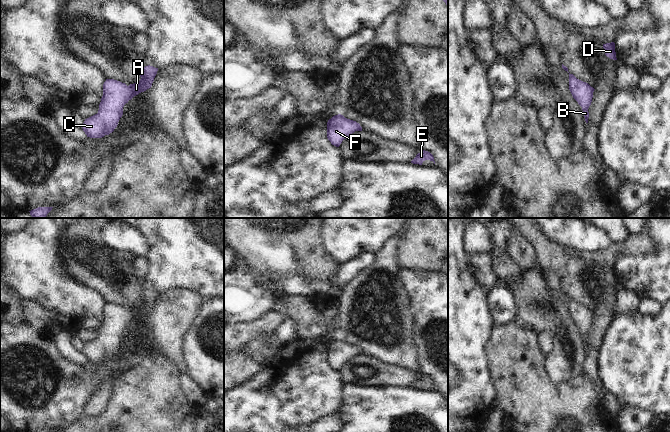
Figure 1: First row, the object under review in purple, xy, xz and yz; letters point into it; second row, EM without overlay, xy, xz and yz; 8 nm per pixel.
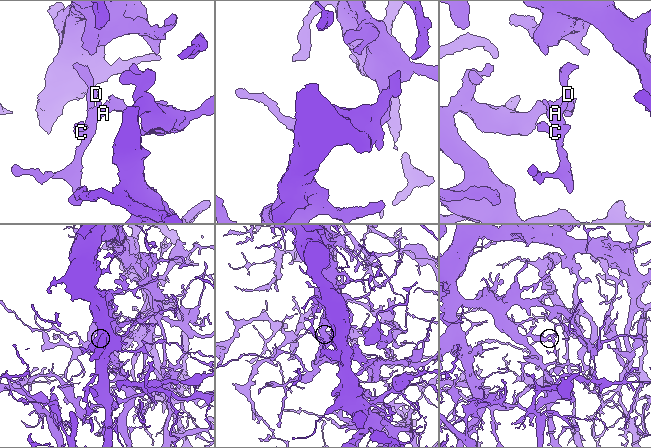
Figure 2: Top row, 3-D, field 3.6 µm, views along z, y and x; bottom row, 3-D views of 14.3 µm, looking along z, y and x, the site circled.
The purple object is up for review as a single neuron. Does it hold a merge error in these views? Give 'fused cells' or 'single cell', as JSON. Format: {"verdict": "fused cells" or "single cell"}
{"verdict": "single cell"}

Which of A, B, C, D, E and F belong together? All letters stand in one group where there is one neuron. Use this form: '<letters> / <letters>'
A B C D E F

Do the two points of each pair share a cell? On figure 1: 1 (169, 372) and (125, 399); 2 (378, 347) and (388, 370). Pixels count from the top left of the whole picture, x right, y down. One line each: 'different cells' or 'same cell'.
1: same cell
2: different cells

